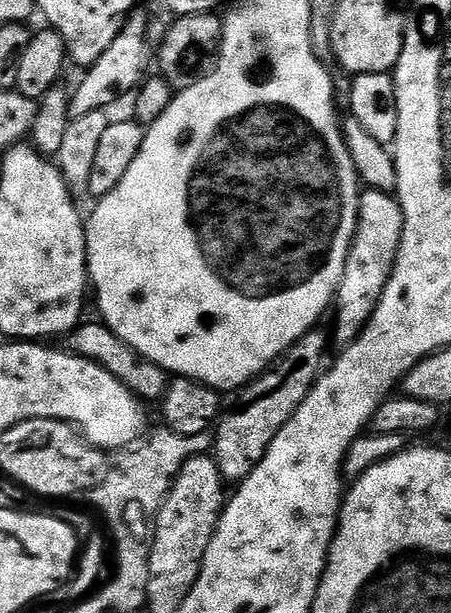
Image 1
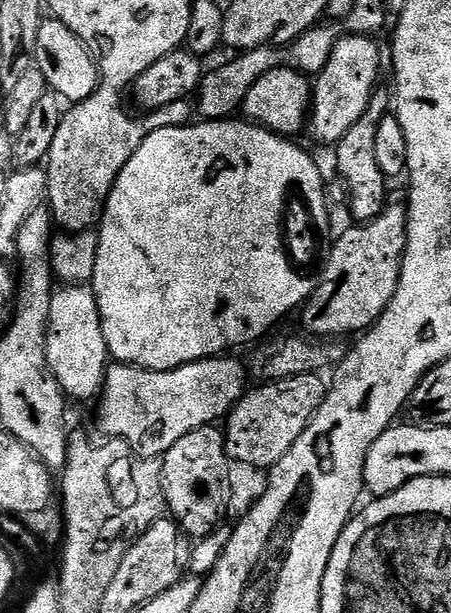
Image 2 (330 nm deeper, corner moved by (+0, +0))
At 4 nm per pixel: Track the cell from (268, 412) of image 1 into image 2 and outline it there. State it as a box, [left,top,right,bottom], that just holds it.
[302,202,408,338]

